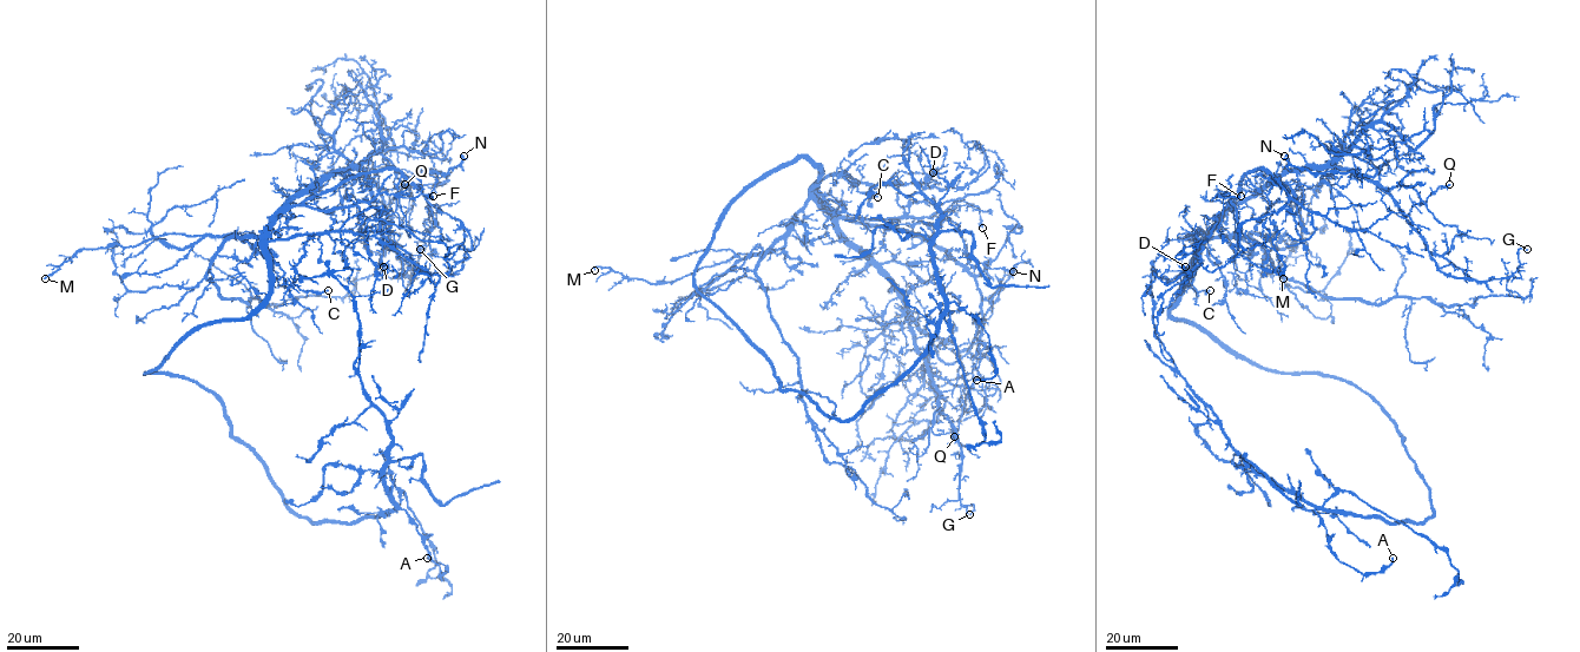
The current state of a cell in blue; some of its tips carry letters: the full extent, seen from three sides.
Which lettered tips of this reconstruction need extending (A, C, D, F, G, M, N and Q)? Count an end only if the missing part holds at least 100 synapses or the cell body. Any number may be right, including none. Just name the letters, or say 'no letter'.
no letter

